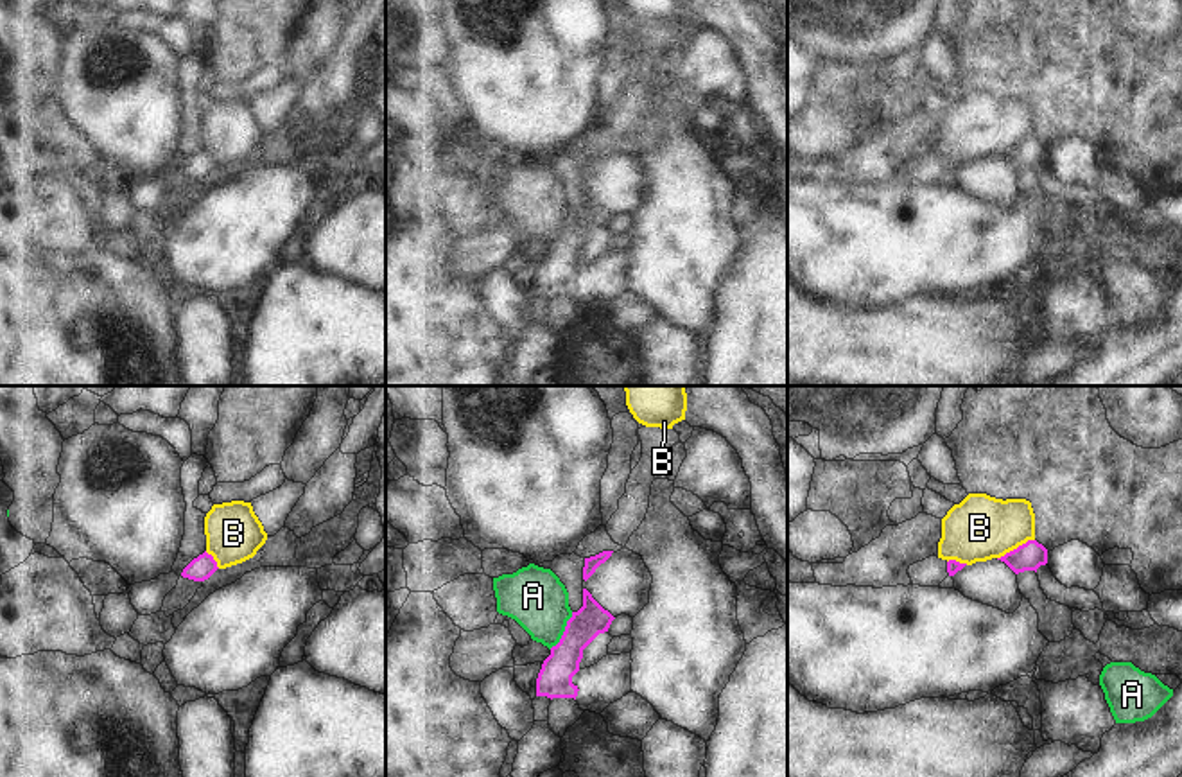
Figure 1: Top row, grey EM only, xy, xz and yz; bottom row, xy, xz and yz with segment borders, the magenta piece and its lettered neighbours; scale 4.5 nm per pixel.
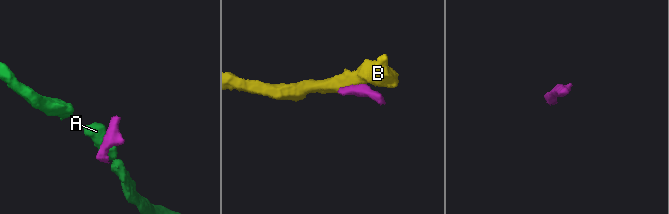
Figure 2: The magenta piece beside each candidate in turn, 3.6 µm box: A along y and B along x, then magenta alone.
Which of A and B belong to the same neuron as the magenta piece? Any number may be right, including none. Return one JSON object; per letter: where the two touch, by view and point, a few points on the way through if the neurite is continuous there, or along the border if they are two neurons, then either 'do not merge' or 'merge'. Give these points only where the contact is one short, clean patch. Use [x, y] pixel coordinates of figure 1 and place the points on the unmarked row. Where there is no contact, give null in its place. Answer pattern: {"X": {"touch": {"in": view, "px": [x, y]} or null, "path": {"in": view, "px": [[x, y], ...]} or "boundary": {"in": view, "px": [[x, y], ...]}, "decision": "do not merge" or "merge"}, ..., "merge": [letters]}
{"A": {"touch": {"in": "xz", "px": [564, 230]}, "boundary": {"in": "xz", "px": [[573, 210], [562, 235], [549, 246]]}, "decision": "do not merge"}, "B": {"touch": {"in": "yz", "px": [1017, 146]}, "boundary": {"in": "yz", "px": [[1034, 137], [998, 157]]}, "decision": "do not merge"}, "merge": []}

